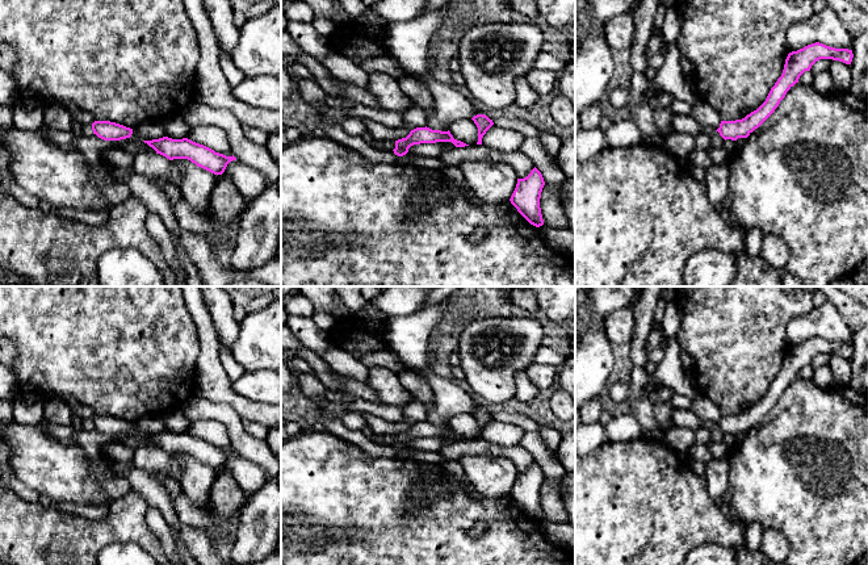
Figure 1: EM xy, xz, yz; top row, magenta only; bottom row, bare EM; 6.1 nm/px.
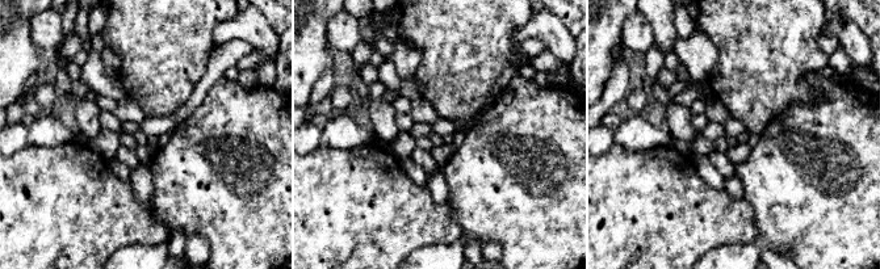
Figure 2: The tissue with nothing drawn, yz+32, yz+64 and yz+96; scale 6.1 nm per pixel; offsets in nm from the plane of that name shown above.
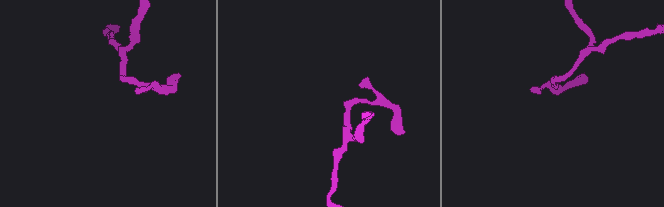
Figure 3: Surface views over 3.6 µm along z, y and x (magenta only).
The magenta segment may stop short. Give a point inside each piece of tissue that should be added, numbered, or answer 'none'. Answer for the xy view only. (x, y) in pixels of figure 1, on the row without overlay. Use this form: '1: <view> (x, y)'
none

